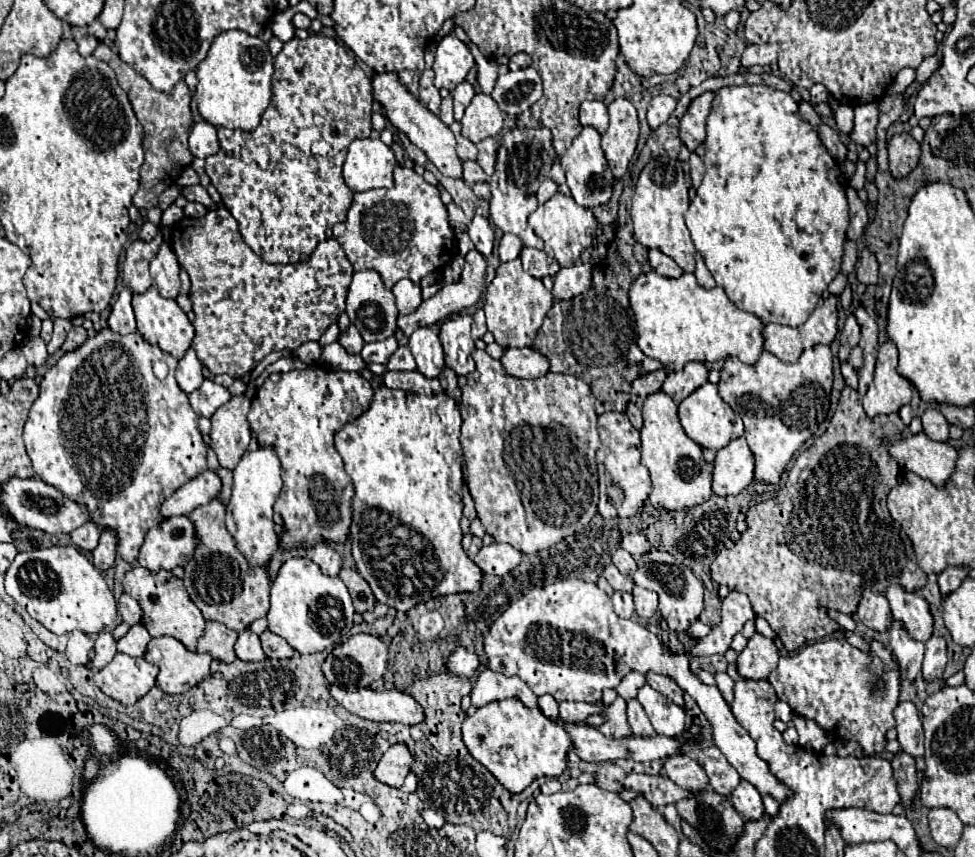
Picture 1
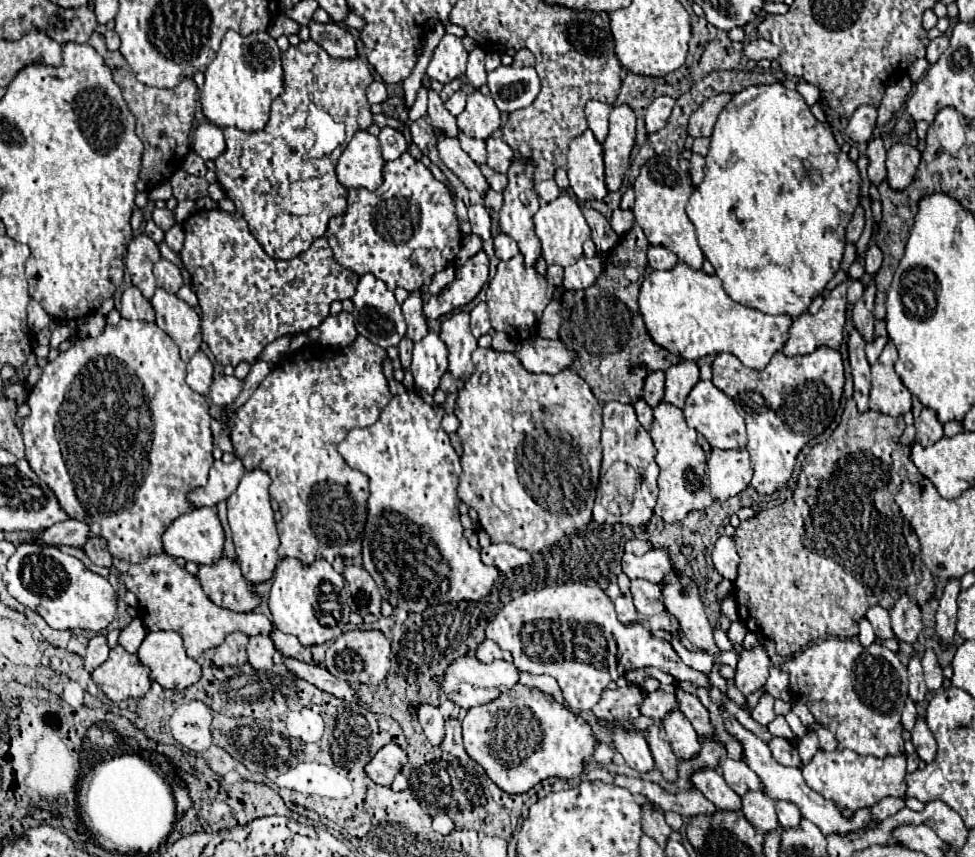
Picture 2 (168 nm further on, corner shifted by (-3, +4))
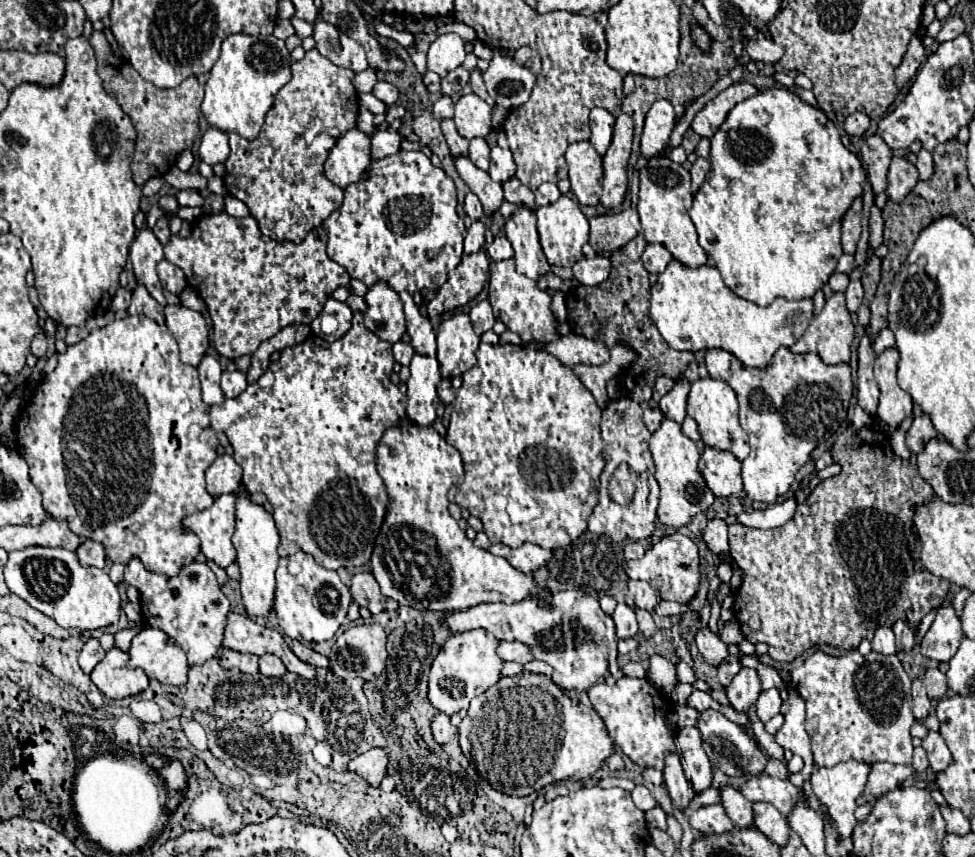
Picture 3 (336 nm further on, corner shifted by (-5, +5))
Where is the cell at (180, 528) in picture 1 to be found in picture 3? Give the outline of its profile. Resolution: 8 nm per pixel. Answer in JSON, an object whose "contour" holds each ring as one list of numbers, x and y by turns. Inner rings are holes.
{"contour":[[234,494,218,496,214,504,202,512,190,514,182,520,184,532,194,532,202,546,202,554,226,568,236,560,236,550,232,546,234,534]]}

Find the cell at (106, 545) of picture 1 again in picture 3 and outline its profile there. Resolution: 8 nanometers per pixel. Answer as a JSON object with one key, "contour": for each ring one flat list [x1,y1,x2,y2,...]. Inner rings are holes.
{"contour":[[84,540,78,546,76,554,78,554,78,560,82,566,96,566,96,568,106,566,106,554,104,554,104,546,100,546,100,542]]}

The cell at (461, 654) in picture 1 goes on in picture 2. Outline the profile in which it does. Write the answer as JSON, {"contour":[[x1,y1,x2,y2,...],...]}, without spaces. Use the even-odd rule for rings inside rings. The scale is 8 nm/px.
{"contour":[[484,639,482,641,482,645,478,645,478,659,482,659,484,663,490,663,490,661,494,661,494,659,504,659,504,661,512,661,512,655,508,653,508,651,504,651,504,649,500,649,494,641,490,641,490,639]]}

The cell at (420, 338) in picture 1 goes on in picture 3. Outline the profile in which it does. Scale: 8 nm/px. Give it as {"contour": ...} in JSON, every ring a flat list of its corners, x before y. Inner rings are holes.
{"contour":[[414,354,410,364,410,380,408,386,408,404,406,414,412,422,420,426,432,426,436,420,438,394,436,386,442,380,440,364,434,356]]}

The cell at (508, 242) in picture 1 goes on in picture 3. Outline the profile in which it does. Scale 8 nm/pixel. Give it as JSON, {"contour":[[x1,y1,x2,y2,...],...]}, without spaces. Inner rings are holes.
{"contour":[[496,236,494,242,488,246,488,256,496,262,500,260,508,260,514,256,514,250,512,250,512,244,508,242,506,236]]}

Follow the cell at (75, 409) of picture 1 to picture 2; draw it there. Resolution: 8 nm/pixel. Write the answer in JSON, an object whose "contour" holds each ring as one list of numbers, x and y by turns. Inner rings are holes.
{"contour":[[120,319,118,325,106,325,104,331,92,339,80,339,76,341,68,351,60,353,54,361,50,361,44,367,44,373,40,381,34,385,34,389,28,395,28,407,30,415,22,419,22,437,26,445,26,461,30,463,32,471,52,489,56,495,60,509,70,517,84,521,90,527,90,537,100,537,106,541,108,551,112,553,114,559,124,559,128,563,144,563,152,555,164,553,162,547,162,533,168,529,168,525,194,509,194,505,188,501,188,493,196,487,202,487,208,481,208,469,212,467,212,431,210,431,210,405,206,403,206,397,192,391,186,381,186,363,178,355,178,345,156,325,156,323,146,323,146,321,128,321]]}

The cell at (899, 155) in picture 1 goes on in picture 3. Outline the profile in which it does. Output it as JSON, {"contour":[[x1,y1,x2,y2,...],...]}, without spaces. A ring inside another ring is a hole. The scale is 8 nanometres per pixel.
{"contour":[[894,156,888,170,888,188,886,188,888,198,892,202,902,202,906,194,916,186,916,182,918,182,916,166,906,158]]}

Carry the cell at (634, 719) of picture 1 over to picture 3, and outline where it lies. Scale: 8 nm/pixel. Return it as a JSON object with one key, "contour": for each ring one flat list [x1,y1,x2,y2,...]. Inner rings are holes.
{"contour":[[676,752,666,754,666,764,664,764,664,784,670,792,670,798,674,806,686,808,688,802,694,798,692,784,686,780,684,770,680,766,680,756]]}

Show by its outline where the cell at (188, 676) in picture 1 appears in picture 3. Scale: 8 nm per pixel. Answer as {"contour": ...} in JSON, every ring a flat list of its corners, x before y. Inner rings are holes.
{"contour":[[142,628,140,634,134,636,132,646,130,646,130,660,128,666,130,668,142,668,148,678,156,678,162,684,170,684,170,686,184,686,184,682,188,682,188,662,184,658,184,650,180,650,180,646,168,642,168,634,164,634,162,630,156,628]]}

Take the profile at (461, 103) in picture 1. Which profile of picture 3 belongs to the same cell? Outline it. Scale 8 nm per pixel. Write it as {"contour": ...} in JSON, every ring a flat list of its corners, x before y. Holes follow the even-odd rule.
{"contour":[[442,96,436,104,434,104,434,118,444,120,444,118,452,118,454,116,454,100,450,96]]}

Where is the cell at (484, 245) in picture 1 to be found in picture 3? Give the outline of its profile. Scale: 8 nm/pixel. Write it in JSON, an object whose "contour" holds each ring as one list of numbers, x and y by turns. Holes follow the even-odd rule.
{"contour":[[472,192,466,194,464,210,466,210,466,214,468,214,472,220,484,220,484,208,482,208,480,200,476,198,476,194,472,194]]}

